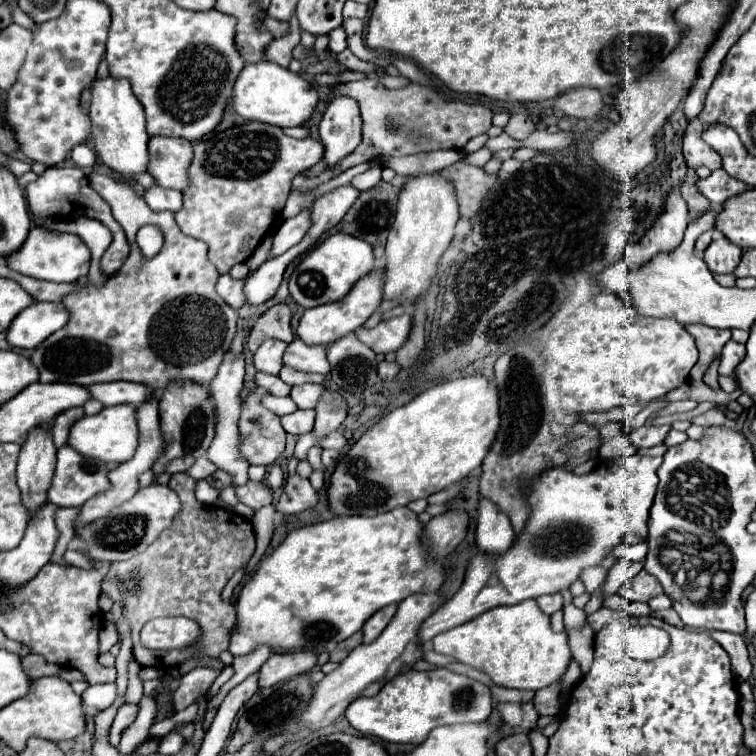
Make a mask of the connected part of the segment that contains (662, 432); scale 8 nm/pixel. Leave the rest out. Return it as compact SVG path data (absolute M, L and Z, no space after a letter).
M640 426L630 432L630 440L632 440L634 448L644 450L644 448L652 448L652 446L664 442L668 432L670 432L670 426Z

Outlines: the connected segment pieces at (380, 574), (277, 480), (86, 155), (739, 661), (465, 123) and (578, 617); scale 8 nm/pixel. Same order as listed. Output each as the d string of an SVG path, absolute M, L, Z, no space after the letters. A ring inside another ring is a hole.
M396 508L392 512L386 514L378 514L374 518L368 516L344 516L344 518L332 518L328 522L318 522L316 524L308 524L308 526L300 526L288 532L288 536L282 540L280 546L276 546L266 558L260 560L258 570L244 582L238 600L236 600L236 630L232 632L232 640L230 640L230 654L232 656L244 656L250 654L256 646L264 644L268 648L278 648L282 652L294 652L294 650L332 650L338 642L350 638L354 632L358 632L362 628L362 624L374 614L378 612L382 606L388 604L400 604L404 598L408 598L408 594L418 594L418 592L428 592L430 590L438 590L440 584L444 582L444 572L442 570L434 570L434 562L432 568L428 566L428 554L424 552L424 546L420 542L420 532L422 532L422 524L418 522L416 514L408 508Z
M274 465L271 468L271 472L267 477L267 484L272 488L276 489L282 487L284 484L284 473L280 466Z
M78 144L72 148L70 158L76 162L76 166L94 166L96 162L96 154L92 148L88 148L86 144Z
M684 626L684 628L686 630L696 630L696 632L708 632L728 652L734 676L738 680L748 680L748 676L752 674L753 666L750 664L750 656L748 656L748 650L746 650L746 644L742 640L742 636L728 634L728 632L718 632L718 630L698 630L698 628L688 628L688 626Z
M358 80L358 82L344 82L334 86L332 98L334 96L350 96L358 102L360 106L360 116L362 116L362 142L360 146L350 155L346 156L334 168L325 168L320 174L320 178L302 178L298 174L292 182L292 190L310 190L338 176L348 168L368 162L374 156L408 156L408 154L418 154L418 152L432 152L432 150L462 150L464 144L478 136L486 134L488 128L492 126L492 112L484 108L482 104L466 104L458 100L444 100L436 90L420 86L420 84L408 84L406 88L400 90L388 90L382 86L380 80ZM392 118L396 126L400 126L400 132L388 132L386 120Z
M568 604L562 608L564 610L564 632L570 632L574 628L582 628L586 622L584 610L578 610L574 604Z

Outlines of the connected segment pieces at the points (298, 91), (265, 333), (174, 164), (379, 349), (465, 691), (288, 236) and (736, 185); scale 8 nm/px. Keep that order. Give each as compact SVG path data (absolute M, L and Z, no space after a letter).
M266 60L258 64L246 64L232 88L232 108L236 110L236 114L240 114L244 120L258 120L280 128L300 126L314 114L316 104L318 90L312 84L308 84L288 68Z
M276 304L270 310L266 310L250 330L250 336L248 336L250 352L256 352L258 346L270 338L292 342L294 334L292 334L290 318L292 318L292 310L288 304Z
M150 136L148 140L148 174L162 188L184 190L188 186L188 164L192 160L192 144L184 138Z
M406 312L398 318L380 322L370 330L360 328L356 330L356 336L376 354L388 354L400 350L400 346L404 346L404 342L408 340L410 332L412 332L412 314Z
M438 668L428 672L408 670L396 676L376 696L354 700L346 710L346 718L366 736L374 736L384 742L420 744L428 738L432 728L446 724L484 722L490 712L492 694L488 686L446 668Z
M302 210L298 216L284 220L272 236L272 248L268 258L276 258L286 250L290 250L292 246L296 246L308 232L308 226L310 226L310 210Z
M720 168L720 170L714 170L708 178L700 180L700 182L698 182L698 188L700 188L700 192L712 202L712 206L718 206L718 204L726 202L728 198L738 196L738 194L742 194L742 192L746 192L746 190L752 190L752 186L748 186L748 184L732 178L732 176L730 176L726 170L722 170L722 168Z

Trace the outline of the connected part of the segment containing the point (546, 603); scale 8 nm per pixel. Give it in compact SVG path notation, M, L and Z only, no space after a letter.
M546 594L536 598L536 602L544 614L554 614L556 610L562 608L562 594Z

